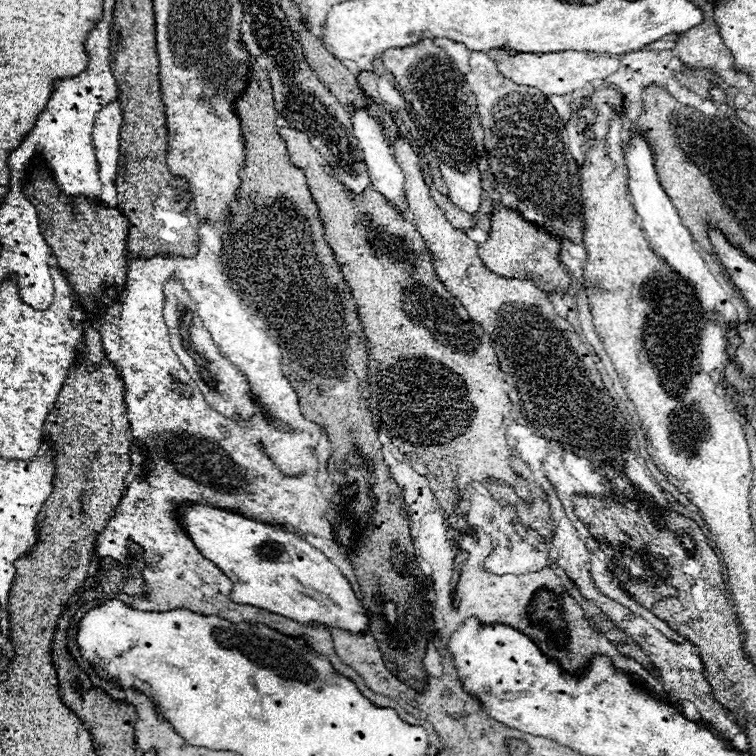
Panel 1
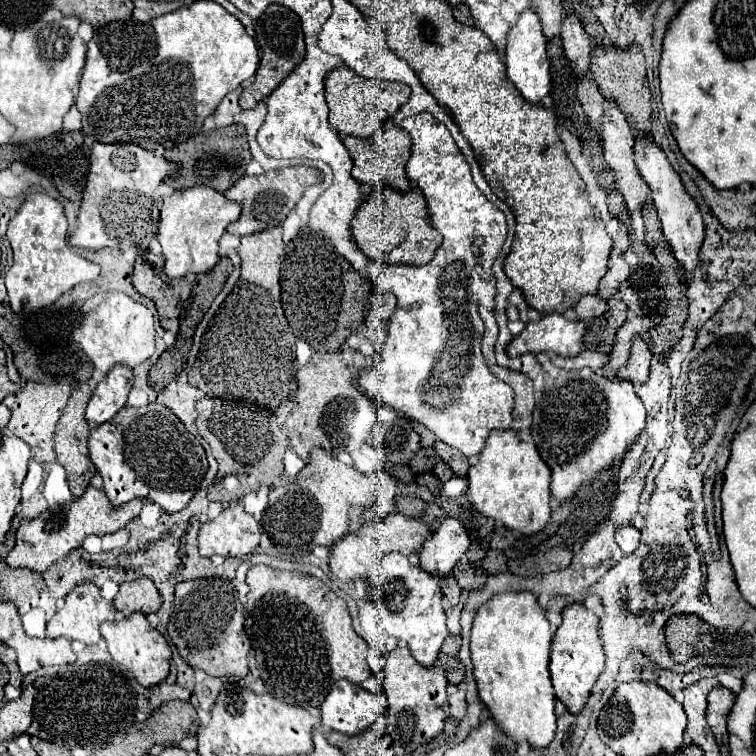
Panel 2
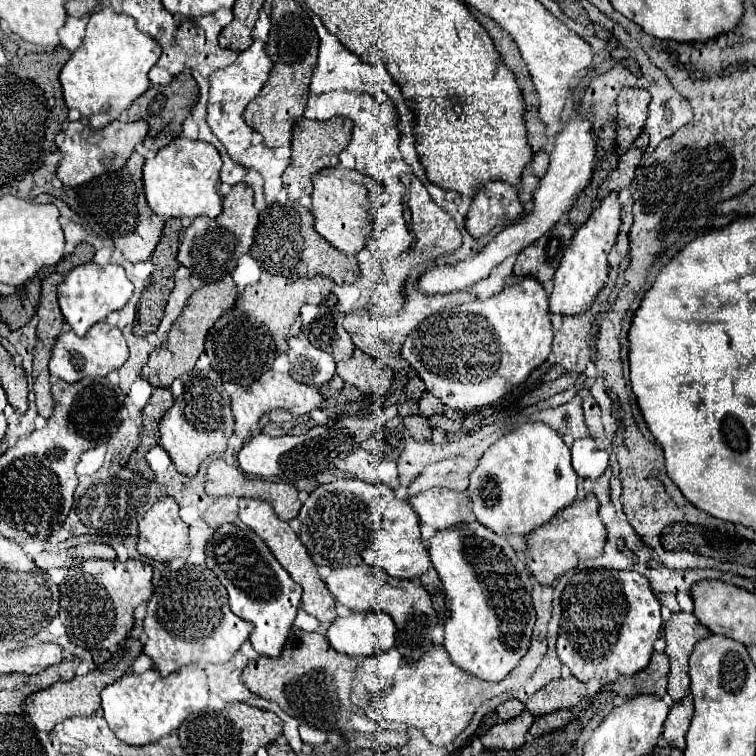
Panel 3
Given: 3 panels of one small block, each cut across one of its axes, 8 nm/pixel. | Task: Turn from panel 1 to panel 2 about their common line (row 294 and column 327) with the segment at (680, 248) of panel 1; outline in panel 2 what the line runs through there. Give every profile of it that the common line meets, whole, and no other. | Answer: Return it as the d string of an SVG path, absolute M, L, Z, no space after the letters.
M340 680L336 682L336 686L330 690L330 694L326 696L324 704L322 704L322 730L336 730L348 736L356 736L362 730L366 730L378 716L386 714L386 696L374 694L358 684L352 684L350 680Z

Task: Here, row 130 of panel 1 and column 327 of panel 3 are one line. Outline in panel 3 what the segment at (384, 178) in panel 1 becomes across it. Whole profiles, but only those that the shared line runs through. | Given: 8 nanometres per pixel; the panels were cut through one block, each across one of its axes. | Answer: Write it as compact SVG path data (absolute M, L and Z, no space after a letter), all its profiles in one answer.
M296 336L288 340L288 358L292 362L290 376L308 384L308 386L322 386L326 384L334 372L336 372L336 362L328 352L312 346L306 338Z

